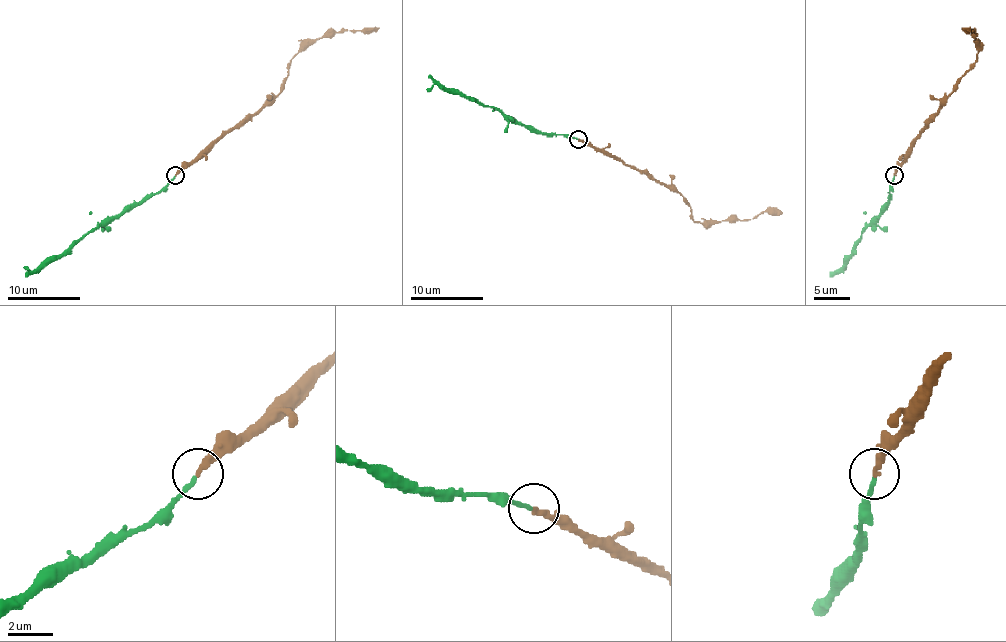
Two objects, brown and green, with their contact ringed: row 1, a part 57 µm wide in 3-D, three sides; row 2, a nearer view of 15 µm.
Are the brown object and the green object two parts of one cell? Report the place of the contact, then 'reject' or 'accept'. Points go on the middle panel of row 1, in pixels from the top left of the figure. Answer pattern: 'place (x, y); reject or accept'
place (578, 139); accept

